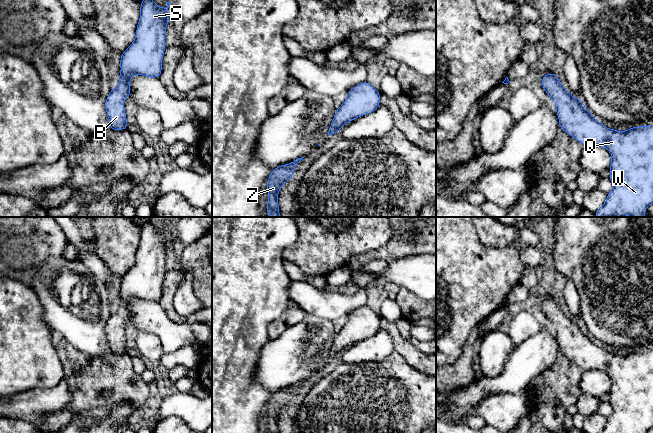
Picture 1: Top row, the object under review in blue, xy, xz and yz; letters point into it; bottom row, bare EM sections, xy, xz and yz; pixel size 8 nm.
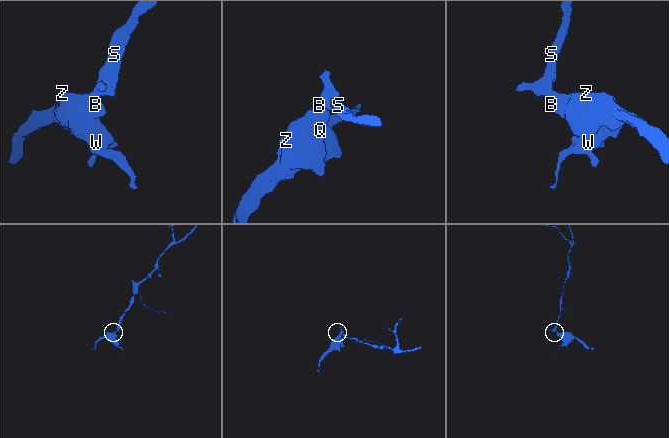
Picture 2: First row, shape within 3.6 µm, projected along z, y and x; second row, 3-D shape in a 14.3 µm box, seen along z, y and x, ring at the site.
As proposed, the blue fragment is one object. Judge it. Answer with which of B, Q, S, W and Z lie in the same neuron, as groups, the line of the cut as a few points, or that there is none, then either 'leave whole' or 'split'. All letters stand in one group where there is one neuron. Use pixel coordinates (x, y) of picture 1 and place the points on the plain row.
groups B Q S W Z; cut none; leave whole

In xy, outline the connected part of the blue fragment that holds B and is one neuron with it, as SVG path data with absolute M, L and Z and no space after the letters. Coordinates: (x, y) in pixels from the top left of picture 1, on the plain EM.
M145 219L141 229L140 229L140 242L138 245L138 249L136 252L136 260L132 268L126 272L122 280L120 282L120 300L118 310L111 313L110 317L108 318L105 324L105 332L107 341L110 347L110 353L113 354L126 354L127 353L127 340L124 331L124 324L127 321L130 321L130 303L138 298L145 301L150 302L159 302L162 296L162 285L165 275L165 260L166 260L166 250L169 247L169 240L168 240L168 230L171 228L170 226L166 226L167 231L162 232L155 228L155 226L151 223L151 219Z

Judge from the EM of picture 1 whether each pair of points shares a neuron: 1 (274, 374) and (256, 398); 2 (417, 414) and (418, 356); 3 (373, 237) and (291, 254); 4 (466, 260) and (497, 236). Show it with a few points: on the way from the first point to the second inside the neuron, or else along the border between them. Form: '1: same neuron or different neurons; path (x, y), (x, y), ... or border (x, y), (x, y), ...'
1: different neurons; border (257, 364), (254, 381), (271, 393)
2: different neurons; border (401, 355), (416, 370), (425, 374)
3: same neuron; path (353, 237), (329, 239), (316, 252), (311, 252)
4: different neurons; border (474, 227), (483, 244), (509, 245)

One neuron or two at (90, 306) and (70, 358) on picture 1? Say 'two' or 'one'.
two

